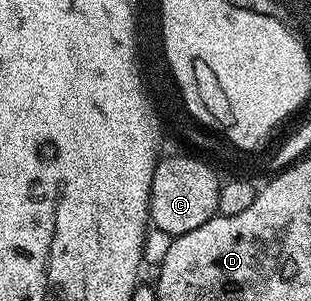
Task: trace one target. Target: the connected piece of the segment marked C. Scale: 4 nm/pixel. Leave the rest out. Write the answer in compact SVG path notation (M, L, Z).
M173 161L160 166L156 176L156 184L150 193L148 217L151 225L157 230L173 236L194 232L194 228L202 228L206 220L217 217L218 191L213 175L197 162Z

